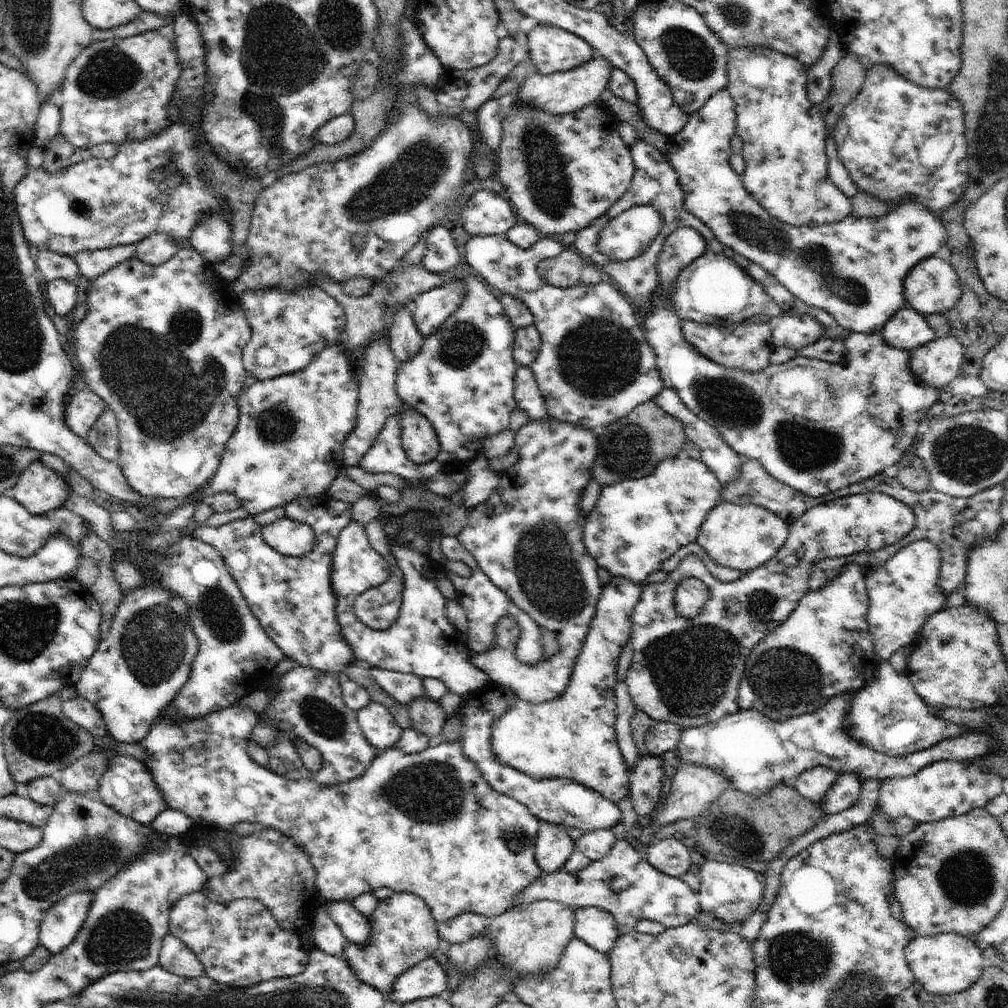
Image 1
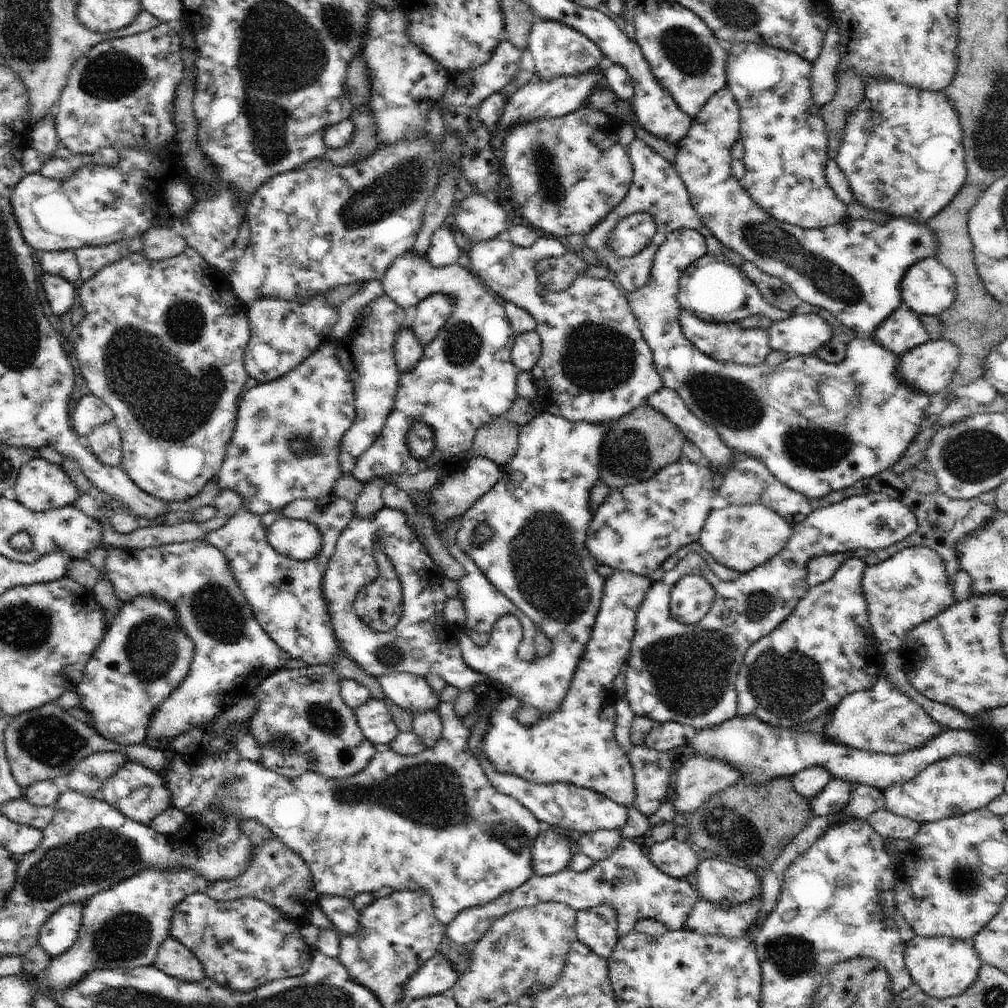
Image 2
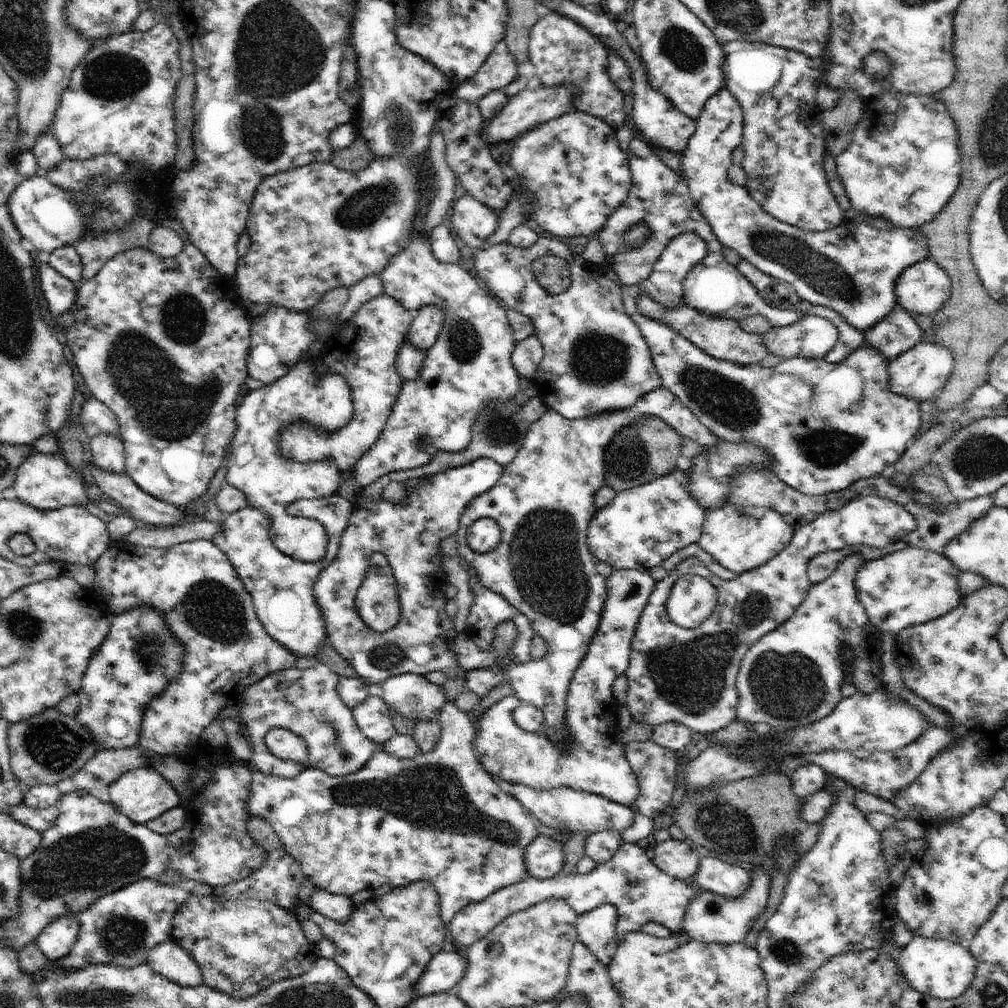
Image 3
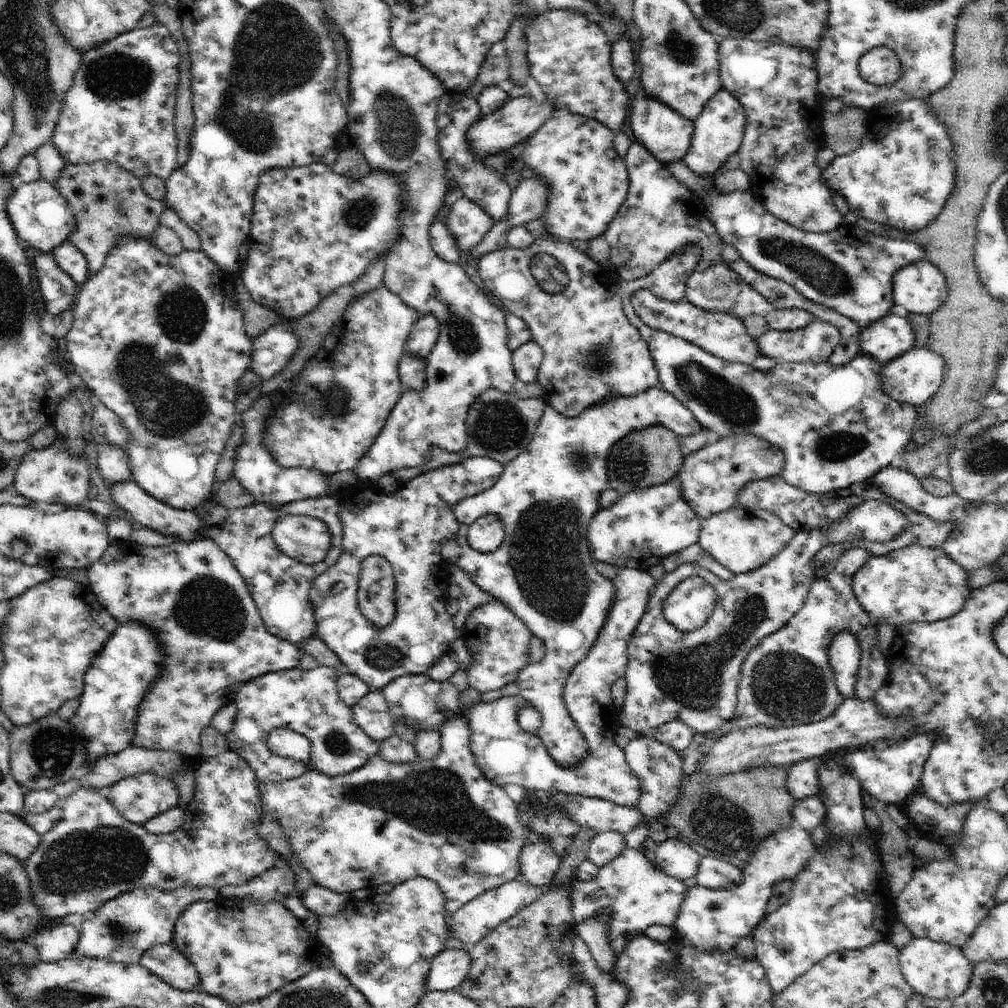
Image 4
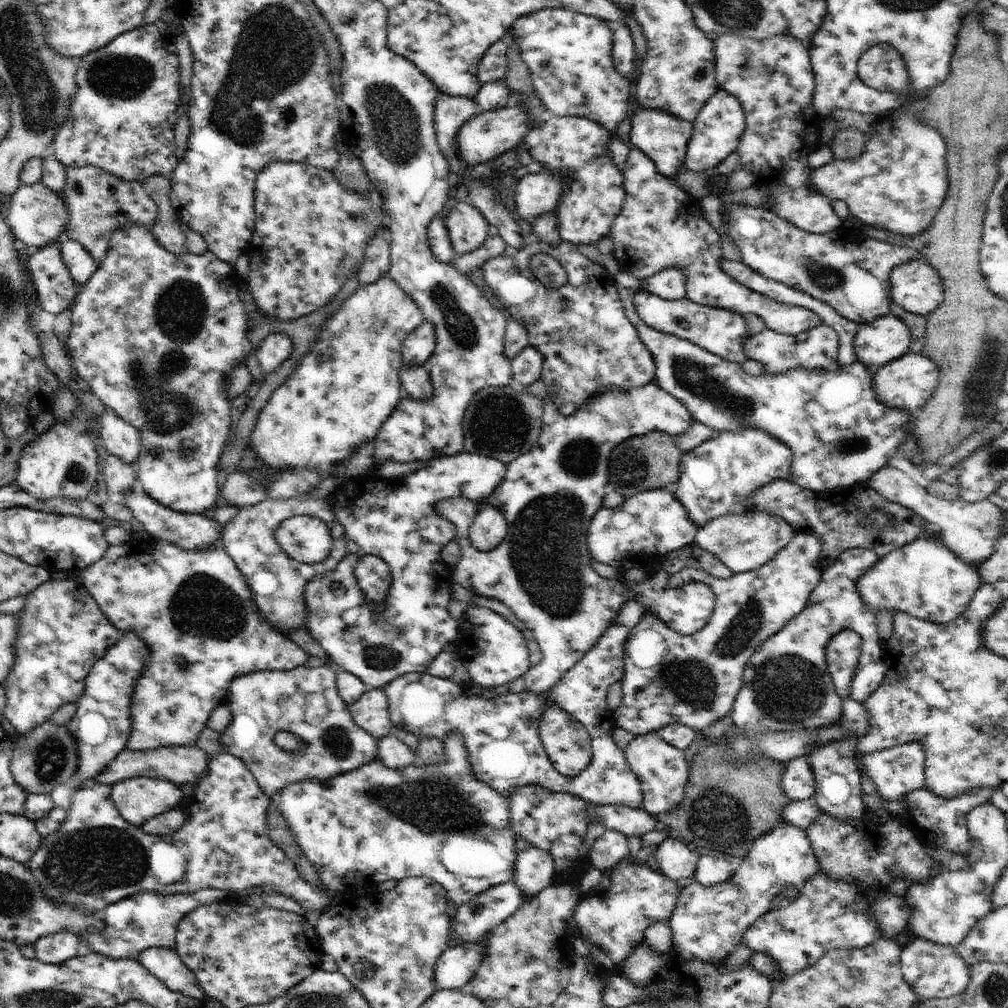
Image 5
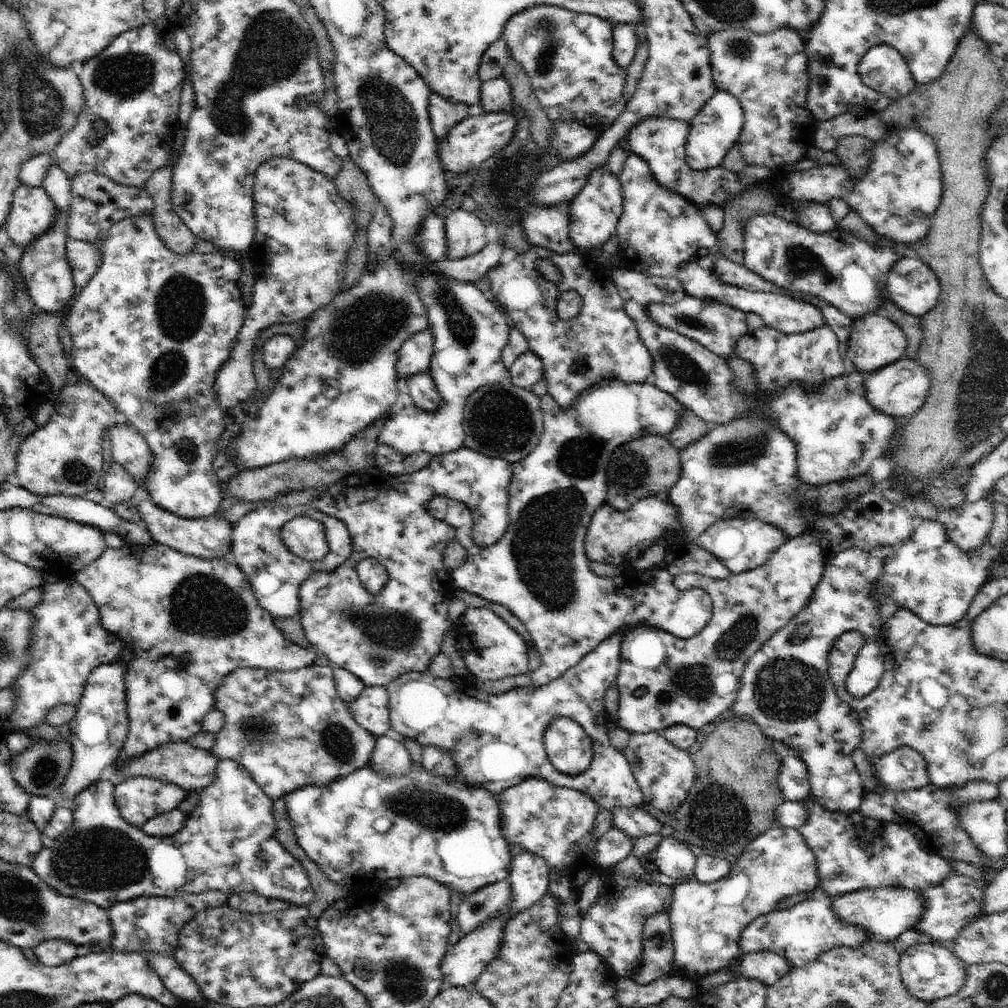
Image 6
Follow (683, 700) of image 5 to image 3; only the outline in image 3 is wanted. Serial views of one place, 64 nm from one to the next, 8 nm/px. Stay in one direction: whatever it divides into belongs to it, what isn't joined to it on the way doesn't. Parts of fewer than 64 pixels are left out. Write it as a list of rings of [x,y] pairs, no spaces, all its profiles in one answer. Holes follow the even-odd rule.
[[[870,495],[851,500],[840,510],[821,514],[806,526],[796,528],[788,546],[780,554],[754,570],[739,574],[734,580],[725,581],[718,575],[712,574],[712,571],[696,557],[687,558],[677,564],[668,576],[654,585],[654,590],[640,615],[631,640],[629,665],[625,670],[628,690],[624,704],[631,714],[631,722],[657,727],[676,721],[694,732],[709,735],[734,722],[739,703],[736,681],[744,655],[760,638],[782,626],[802,604],[812,586],[808,576],[808,563],[817,554],[840,550],[847,546],[866,545],[883,549],[889,544],[902,540],[916,528],[916,525],[917,522],[913,520],[912,514],[903,506],[897,505],[888,497]],[[682,575],[700,575],[711,582],[717,590],[718,604],[712,614],[709,614],[709,617],[696,629],[685,629],[674,624],[666,612],[665,604],[673,582]]]

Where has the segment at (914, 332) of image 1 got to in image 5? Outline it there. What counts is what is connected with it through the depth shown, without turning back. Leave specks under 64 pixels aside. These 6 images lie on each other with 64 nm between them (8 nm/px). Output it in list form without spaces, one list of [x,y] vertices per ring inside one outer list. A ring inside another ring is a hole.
[[[888,313],[858,325],[853,340],[856,361],[878,369],[908,353],[911,342],[905,322]]]

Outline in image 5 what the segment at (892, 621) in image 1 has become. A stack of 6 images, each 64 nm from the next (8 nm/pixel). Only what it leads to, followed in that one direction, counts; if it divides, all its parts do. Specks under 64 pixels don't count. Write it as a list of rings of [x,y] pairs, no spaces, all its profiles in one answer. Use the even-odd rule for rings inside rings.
[[[928,531],[927,537],[918,537],[881,557],[859,578],[857,591],[873,611],[886,608],[894,610],[894,614],[908,613],[920,620],[943,625],[956,620],[966,610],[980,585],[979,566],[957,557],[942,542],[940,532],[931,537]]]

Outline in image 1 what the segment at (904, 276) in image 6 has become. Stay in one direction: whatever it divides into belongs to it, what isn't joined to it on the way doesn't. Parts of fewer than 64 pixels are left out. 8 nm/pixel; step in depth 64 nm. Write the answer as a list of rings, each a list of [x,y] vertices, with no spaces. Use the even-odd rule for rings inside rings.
[[[936,256],[917,262],[903,283],[906,307],[914,309],[923,316],[947,313],[954,308],[961,295],[960,281],[954,267]]]

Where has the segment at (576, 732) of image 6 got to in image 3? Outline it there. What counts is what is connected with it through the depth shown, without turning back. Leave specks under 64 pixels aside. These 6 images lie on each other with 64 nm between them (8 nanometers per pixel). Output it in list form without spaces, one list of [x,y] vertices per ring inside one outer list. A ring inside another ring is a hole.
[[[660,385],[657,389],[651,390],[650,393],[645,394],[643,397],[640,397],[638,401],[636,401],[632,406],[629,406],[627,409],[613,410],[607,413],[600,413],[599,415],[592,415],[591,417],[584,417],[579,419],[567,419],[564,418],[561,414],[558,414],[554,409],[547,409],[546,412],[536,421],[533,422],[530,428],[527,430],[525,434],[525,439],[523,445],[520,447],[520,450],[517,452],[517,455],[504,467],[502,476],[498,479],[498,482],[491,489],[488,489],[486,492],[480,494],[479,497],[474,497],[471,501],[468,501],[468,504],[465,506],[465,509],[462,510],[460,518],[459,518],[459,529],[457,530],[457,541],[459,544],[458,556],[464,559],[468,564],[474,569],[476,573],[477,579],[480,581],[481,585],[484,585],[488,590],[495,592],[505,598],[508,601],[508,604],[511,604],[520,614],[523,614],[528,618],[531,622],[533,631],[538,636],[542,636],[542,638],[546,641],[548,645],[548,650],[546,655],[539,659],[536,662],[525,662],[517,664],[516,666],[502,666],[502,654],[492,654],[492,649],[489,651],[480,650],[474,643],[473,640],[466,635],[464,632],[457,635],[455,638],[455,653],[456,660],[459,662],[460,668],[465,670],[466,673],[477,674],[477,673],[486,673],[488,677],[490,674],[494,675],[494,680],[506,681],[511,684],[511,688],[514,690],[516,697],[519,698],[522,703],[530,703],[539,708],[542,711],[544,722],[542,728],[539,730],[544,735],[546,735],[550,741],[555,743],[556,745],[560,745],[563,741],[567,741],[568,743],[573,742],[573,738],[569,736],[569,722],[567,715],[567,707],[565,706],[566,695],[569,693],[569,684],[572,680],[574,671],[576,667],[582,662],[582,659],[585,657],[587,653],[588,647],[590,646],[592,637],[596,634],[597,628],[600,624],[600,619],[602,616],[602,611],[604,610],[604,603],[607,599],[607,578],[598,574],[596,571],[596,559],[594,558],[592,552],[590,552],[590,547],[587,543],[587,528],[589,527],[589,522],[594,518],[594,515],[597,513],[598,508],[595,502],[594,495],[597,493],[597,490],[604,485],[605,481],[605,452],[606,448],[608,448],[609,442],[616,438],[616,435],[621,431],[621,428],[630,427],[633,423],[636,423],[637,420],[643,419],[644,417],[652,417],[657,416],[660,417],[665,423],[668,423],[678,434],[681,434],[683,437],[691,438],[700,443],[700,445],[704,446],[704,449],[715,449],[715,446],[718,444],[716,442],[715,435],[713,432],[707,427],[704,426],[692,411],[684,406],[680,399],[670,392],[670,390],[665,389],[662,385]],[[482,517],[490,517],[493,518],[501,528],[502,538],[500,544],[495,548],[494,551],[490,551],[488,553],[477,553],[471,549],[471,546],[467,543],[467,530],[472,526],[473,522],[476,522],[478,519]],[[682,575],[673,582],[665,607],[674,624],[696,629],[717,604],[717,590],[711,582],[700,575]]]

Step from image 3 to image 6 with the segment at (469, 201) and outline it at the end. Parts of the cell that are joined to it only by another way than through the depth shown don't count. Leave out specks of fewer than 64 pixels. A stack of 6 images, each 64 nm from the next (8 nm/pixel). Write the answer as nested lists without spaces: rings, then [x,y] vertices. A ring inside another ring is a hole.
[[[460,207],[445,219],[447,258],[463,259],[480,252],[487,244],[485,224],[476,213],[468,214]]]

